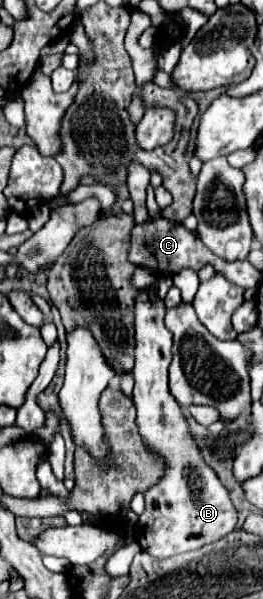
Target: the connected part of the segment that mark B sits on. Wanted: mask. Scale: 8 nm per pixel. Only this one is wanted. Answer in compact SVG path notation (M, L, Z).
M149 287L149 289L139 291L139 295L135 299L135 343L137 345L135 345L135 367L133 367L133 377L135 377L133 401L137 407L137 427L139 427L143 441L151 449L165 455L169 469L167 469L165 477L145 493L145 511L137 521L135 537L141 545L141 549L157 559L199 549L207 543L221 539L223 535L231 533L233 529L237 529L237 511L229 499L229 493L223 487L223 483L217 479L215 471L205 463L205 459L193 439L193 433L189 429L189 423L181 411L181 405L173 399L173 395L167 387L167 367L171 363L171 333L165 329L163 317L165 317L165 303L163 303L163 299L157 297L155 289Z

